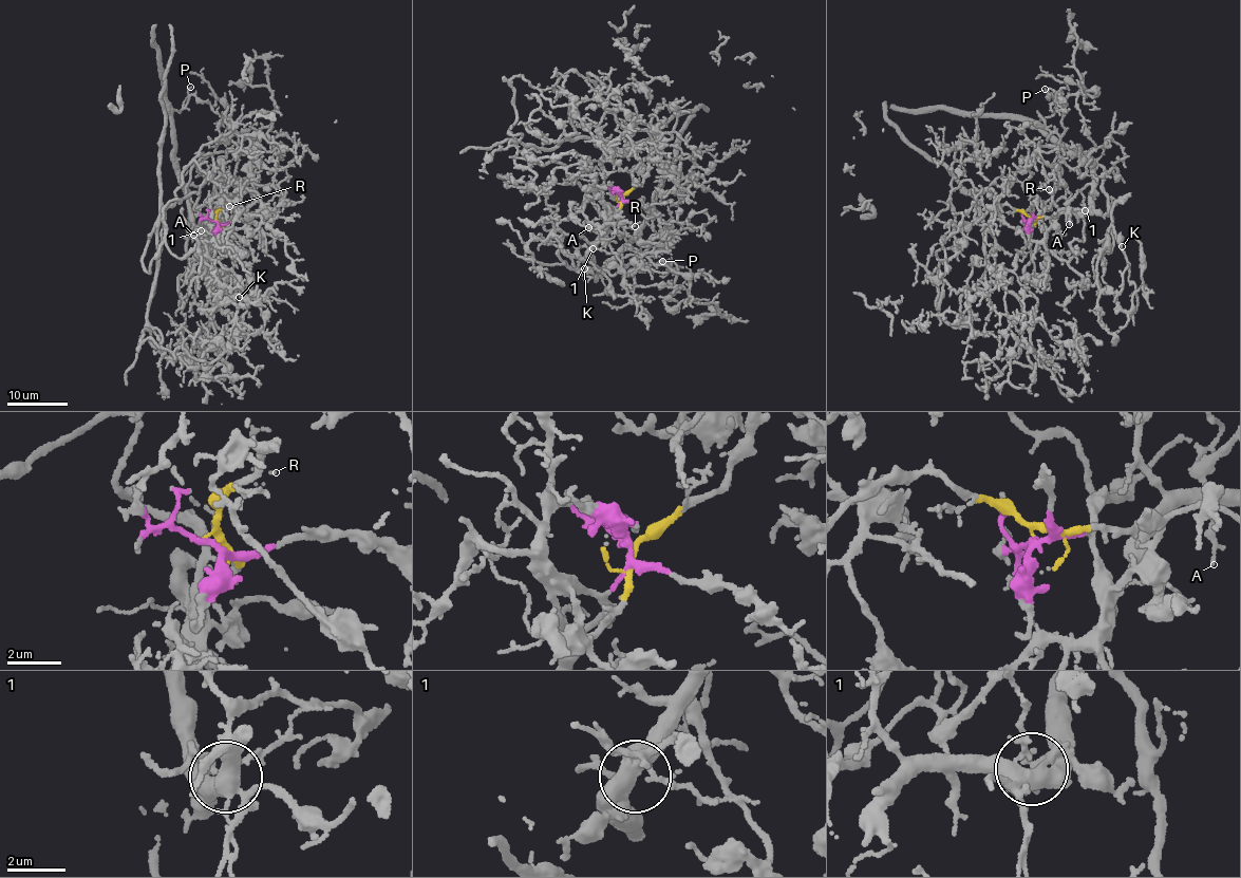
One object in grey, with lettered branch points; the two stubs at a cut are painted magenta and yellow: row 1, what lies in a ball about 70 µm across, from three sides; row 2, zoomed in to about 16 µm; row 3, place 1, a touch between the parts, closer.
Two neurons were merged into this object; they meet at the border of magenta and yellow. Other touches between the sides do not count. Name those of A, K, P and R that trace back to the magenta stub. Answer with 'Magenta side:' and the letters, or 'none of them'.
Magenta side: A

